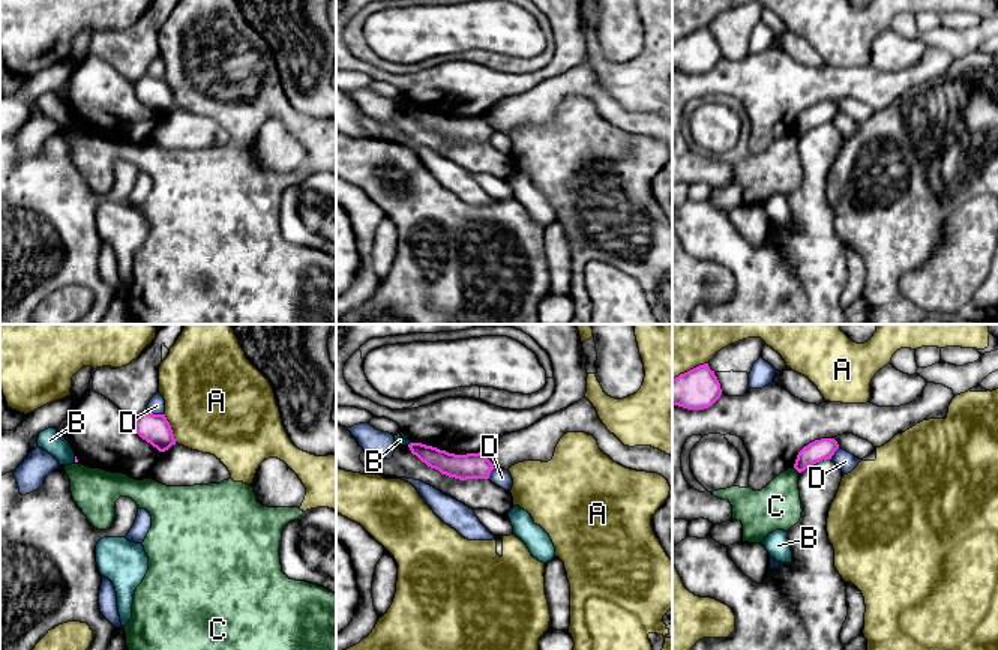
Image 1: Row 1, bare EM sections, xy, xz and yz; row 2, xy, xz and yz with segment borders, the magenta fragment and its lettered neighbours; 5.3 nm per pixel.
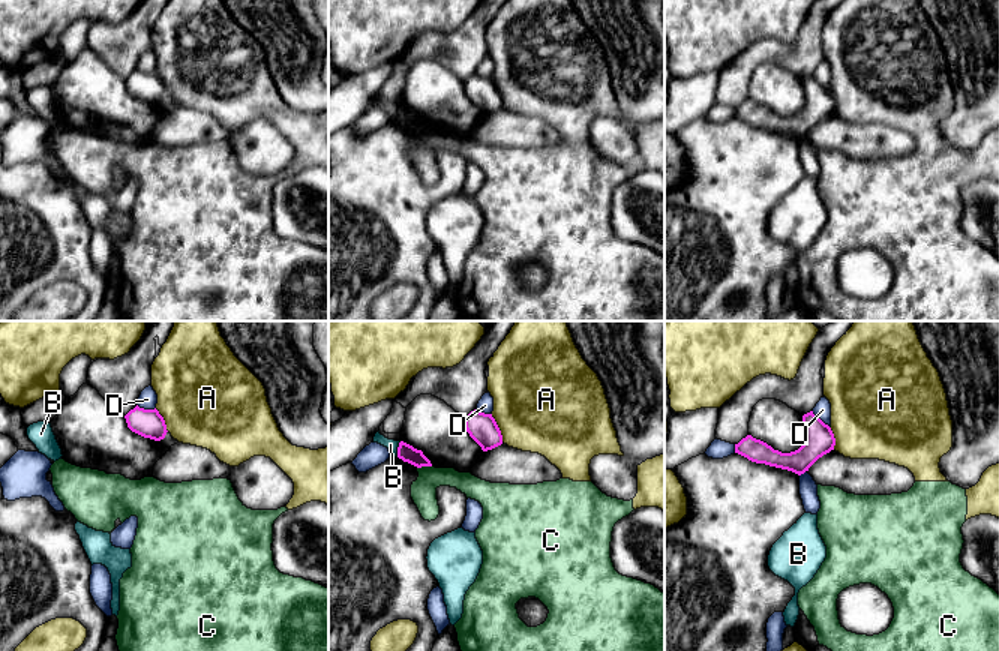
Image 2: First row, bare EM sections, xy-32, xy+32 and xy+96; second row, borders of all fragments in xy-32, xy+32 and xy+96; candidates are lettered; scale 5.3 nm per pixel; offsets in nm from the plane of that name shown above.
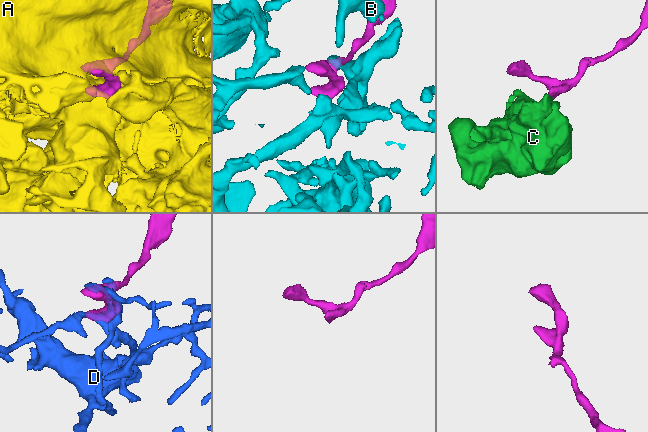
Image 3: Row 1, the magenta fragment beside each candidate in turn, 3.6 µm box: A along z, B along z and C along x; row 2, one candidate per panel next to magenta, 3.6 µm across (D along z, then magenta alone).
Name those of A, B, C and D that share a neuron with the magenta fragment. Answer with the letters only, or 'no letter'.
no letter

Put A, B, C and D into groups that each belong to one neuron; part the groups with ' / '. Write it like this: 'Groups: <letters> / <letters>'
Groups: A C / B / D

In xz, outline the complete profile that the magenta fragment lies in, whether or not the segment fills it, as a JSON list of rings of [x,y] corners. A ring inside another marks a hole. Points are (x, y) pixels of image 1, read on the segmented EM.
[[[410,443],[408,447],[428,467],[459,480],[489,479],[495,468],[483,452],[455,455],[422,443]]]

